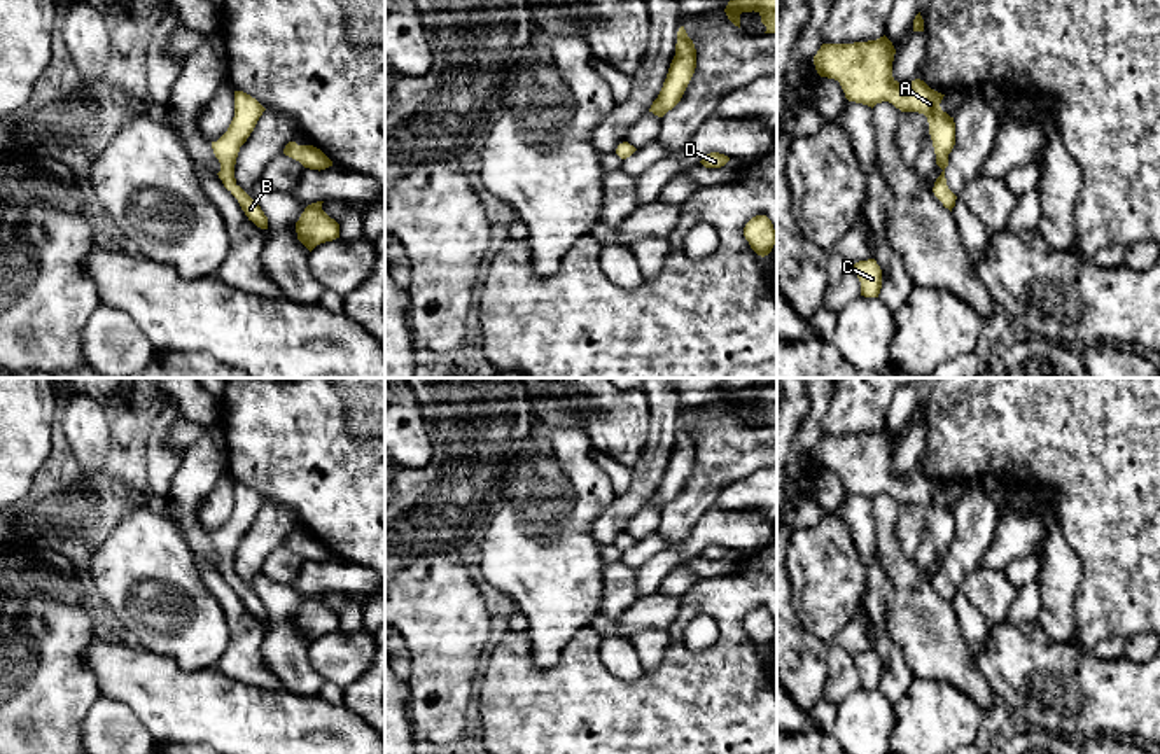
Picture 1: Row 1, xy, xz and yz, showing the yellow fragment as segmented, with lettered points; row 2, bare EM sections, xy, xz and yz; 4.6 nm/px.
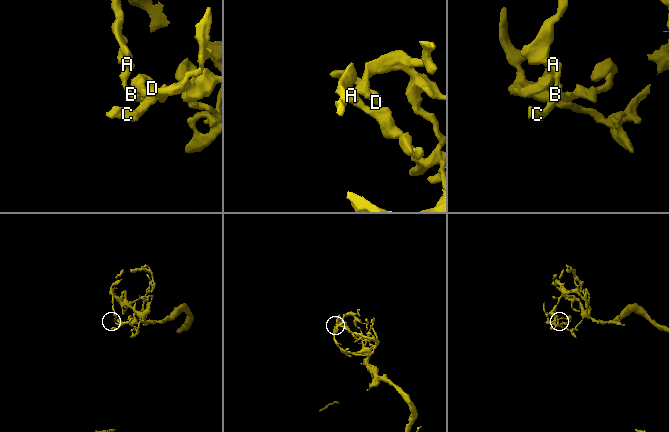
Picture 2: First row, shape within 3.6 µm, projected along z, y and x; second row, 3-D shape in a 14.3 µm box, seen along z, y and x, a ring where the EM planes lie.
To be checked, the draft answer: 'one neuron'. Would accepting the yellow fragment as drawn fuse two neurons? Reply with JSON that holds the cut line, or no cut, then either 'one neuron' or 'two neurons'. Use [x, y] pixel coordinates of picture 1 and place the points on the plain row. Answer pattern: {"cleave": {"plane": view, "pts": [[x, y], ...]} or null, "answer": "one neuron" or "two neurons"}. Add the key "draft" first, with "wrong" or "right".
{"draft": "right", "cleave": null, "answer": "one neuron"}

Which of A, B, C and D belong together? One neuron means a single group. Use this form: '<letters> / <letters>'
A B C D

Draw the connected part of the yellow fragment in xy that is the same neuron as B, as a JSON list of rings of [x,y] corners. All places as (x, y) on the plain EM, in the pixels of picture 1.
[[[234,483],[234,509],[227,523],[212,534],[215,549],[220,555],[220,563],[217,565],[224,579],[238,591],[241,602],[257,619],[268,621],[268,609],[261,598],[236,576],[234,556],[240,539],[247,534],[254,523],[259,509],[266,500],[250,486],[243,483]]]

